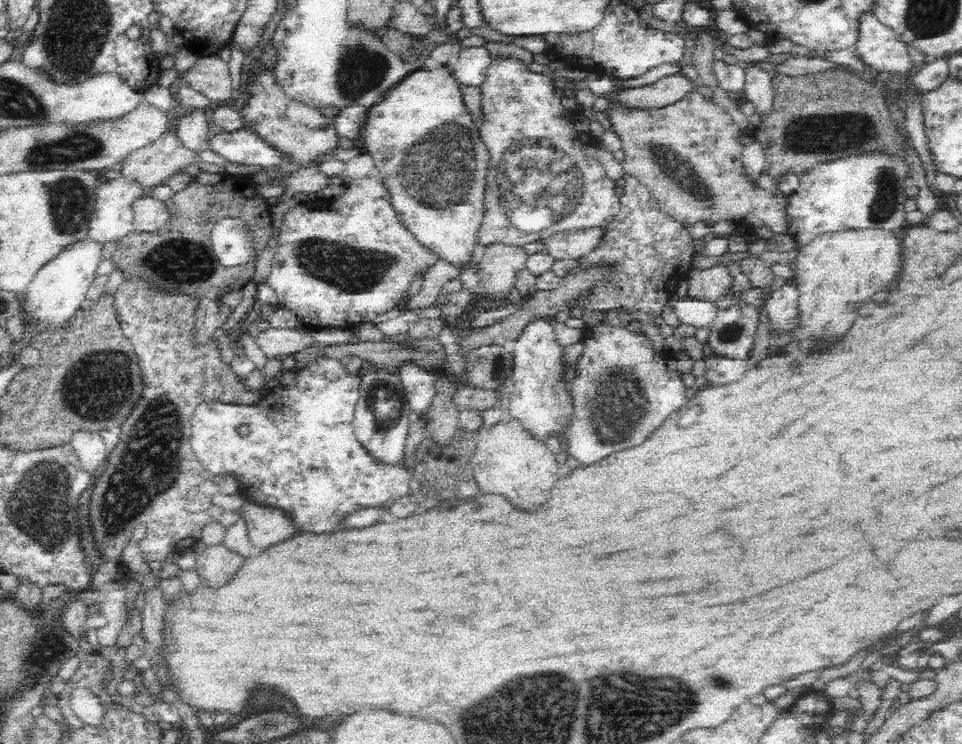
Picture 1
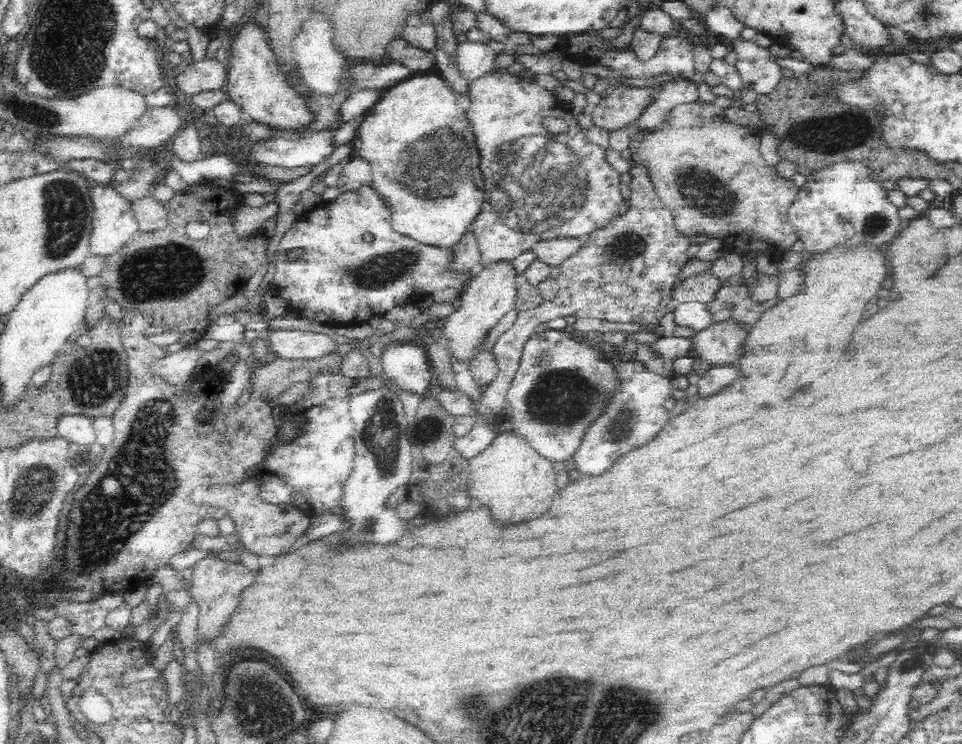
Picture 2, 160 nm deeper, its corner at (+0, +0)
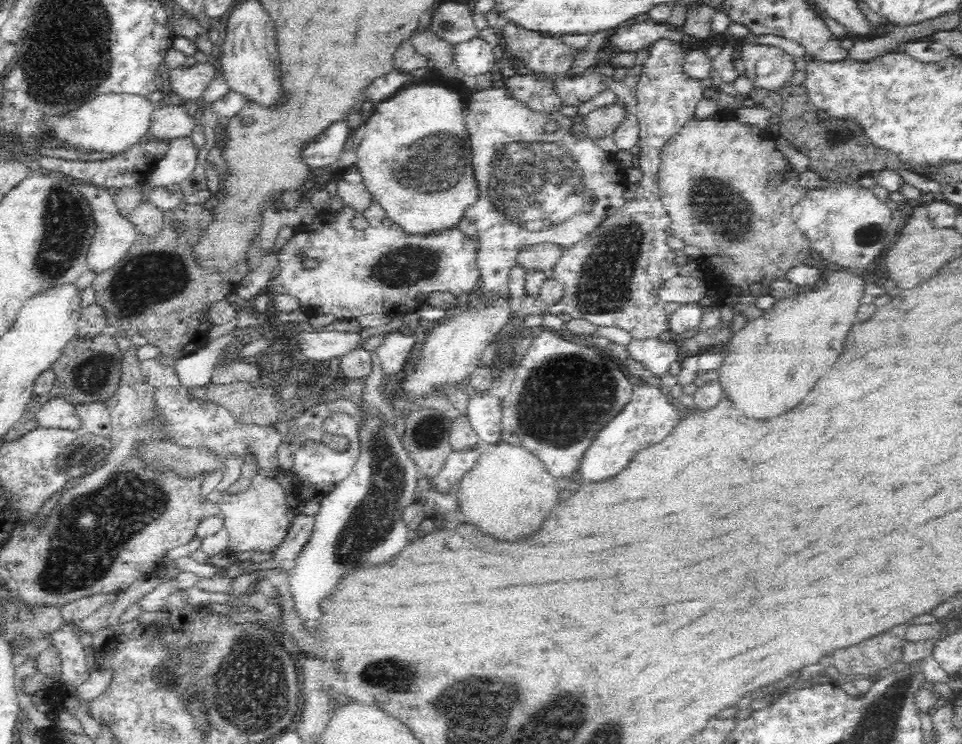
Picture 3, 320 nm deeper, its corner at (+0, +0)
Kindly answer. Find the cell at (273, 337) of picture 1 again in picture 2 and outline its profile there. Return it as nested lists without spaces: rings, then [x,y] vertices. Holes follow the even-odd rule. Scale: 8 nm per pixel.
[[[274,329],[267,339],[274,355],[288,360],[317,359],[338,348],[338,343],[328,335],[311,331]]]

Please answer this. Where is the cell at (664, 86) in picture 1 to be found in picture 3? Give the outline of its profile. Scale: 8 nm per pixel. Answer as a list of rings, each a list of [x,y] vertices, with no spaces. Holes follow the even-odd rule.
[[[620,99],[614,104],[596,108],[584,117],[586,134],[593,138],[613,137],[613,133],[628,119],[628,108]]]

